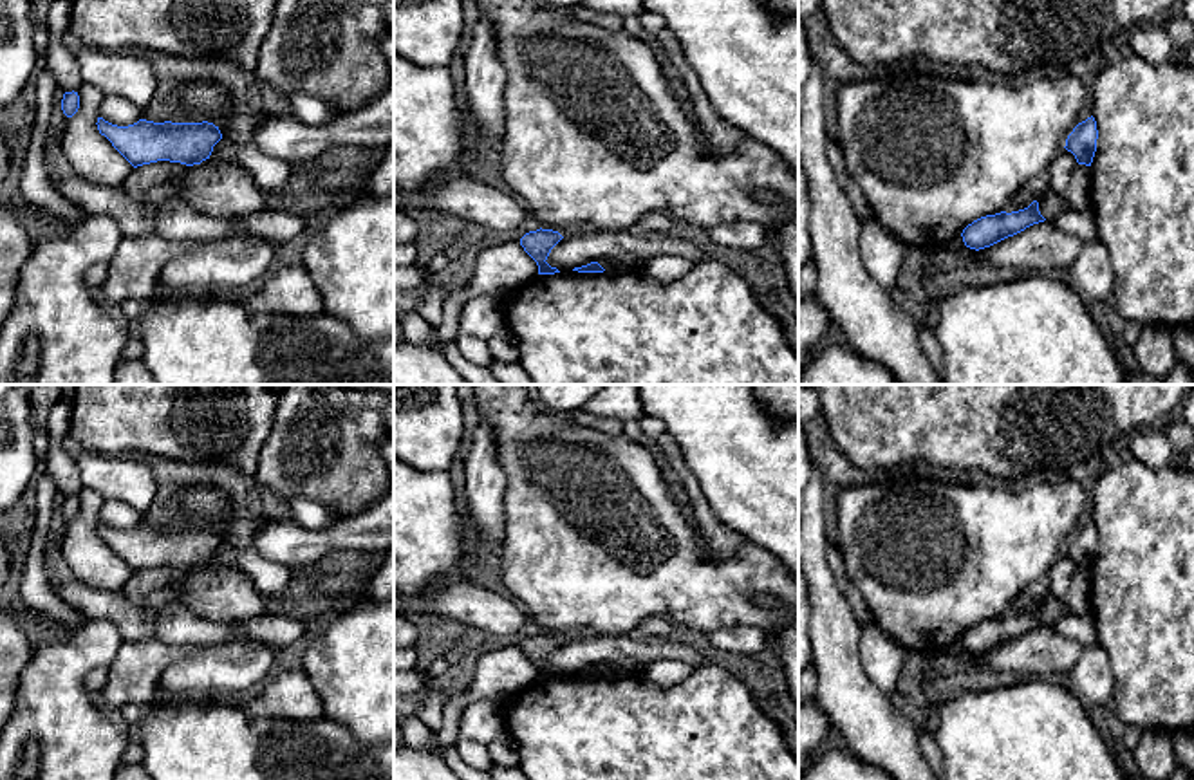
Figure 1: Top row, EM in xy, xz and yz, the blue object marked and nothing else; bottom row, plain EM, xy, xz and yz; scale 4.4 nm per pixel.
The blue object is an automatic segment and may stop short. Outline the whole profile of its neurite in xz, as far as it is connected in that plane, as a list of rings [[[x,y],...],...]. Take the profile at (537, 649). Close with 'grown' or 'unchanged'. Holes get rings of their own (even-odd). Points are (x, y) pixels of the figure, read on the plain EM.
[[[536,634],[529,636],[520,643],[520,650],[524,655],[536,666],[538,679],[555,679],[560,677],[556,672],[551,672],[546,664],[551,654],[562,645],[564,641],[553,634]]]; unchanged

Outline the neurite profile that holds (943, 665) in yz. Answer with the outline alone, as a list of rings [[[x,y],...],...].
[[[937,652],[930,657],[930,668],[927,672],[927,681],[932,690],[937,690],[945,684],[945,681],[956,673],[968,673],[968,672],[988,672],[981,664],[981,655],[965,652],[963,655],[952,655]]]

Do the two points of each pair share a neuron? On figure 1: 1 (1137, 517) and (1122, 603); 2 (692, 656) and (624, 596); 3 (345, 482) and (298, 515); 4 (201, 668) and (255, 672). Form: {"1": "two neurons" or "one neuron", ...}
{"1": "one neuron", "2": "two neurons", "3": "two neurons", "4": "one neuron"}

